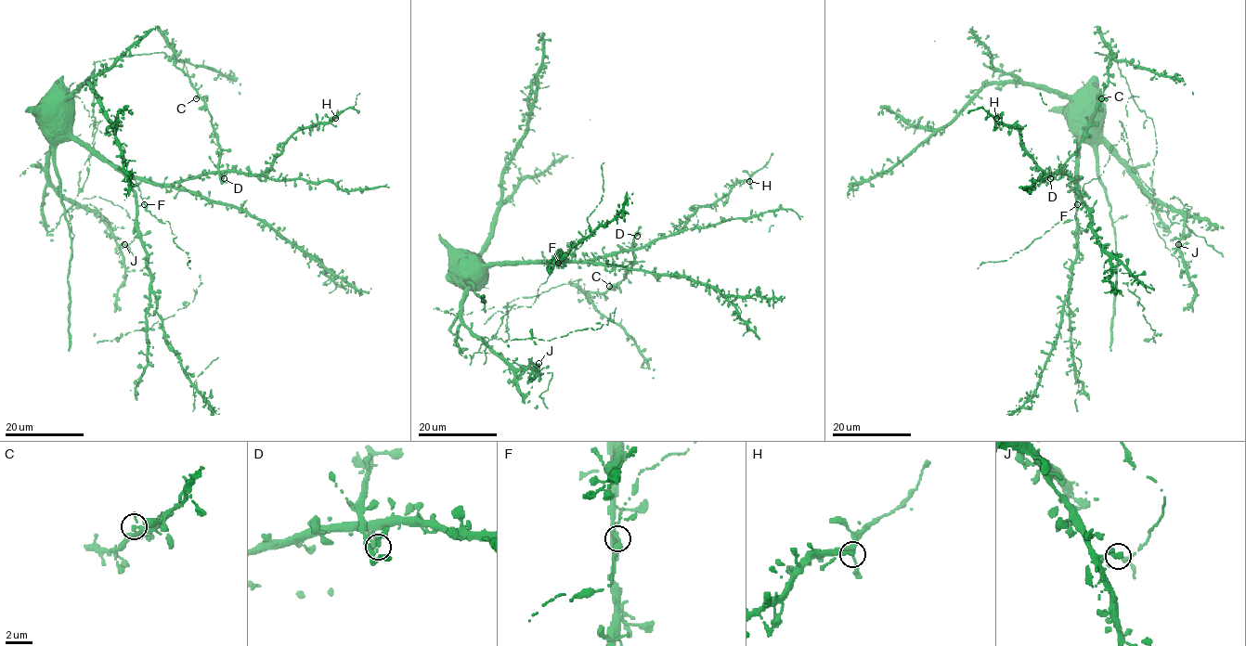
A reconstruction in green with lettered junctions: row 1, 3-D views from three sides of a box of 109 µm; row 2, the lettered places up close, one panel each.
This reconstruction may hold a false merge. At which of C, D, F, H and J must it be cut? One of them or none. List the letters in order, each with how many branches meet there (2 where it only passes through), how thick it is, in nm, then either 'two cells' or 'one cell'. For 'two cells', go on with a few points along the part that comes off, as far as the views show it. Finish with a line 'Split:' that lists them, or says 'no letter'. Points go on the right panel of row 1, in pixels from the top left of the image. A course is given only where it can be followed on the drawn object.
C: 3 | 200 nm | one cell
D: 3 | 200 nm | one cell
F: 3 | 240 nm | two cells
H: 3 | 340 nm | one cell
J: 2 | 260 nm | one cell
Split: F

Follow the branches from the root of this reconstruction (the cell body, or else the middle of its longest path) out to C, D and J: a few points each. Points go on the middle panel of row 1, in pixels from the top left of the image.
C: (463, 278), (465, 274), (478, 271), (483, 266), (587, 263), (631, 249), (633, 264), (620, 282), (609, 286)
D: (463, 278), (465, 274), (478, 271), (483, 266), (596, 260), (630, 251), (632, 239), (637, 236)
J: (463, 278), (463, 322), (512, 368), (525, 368), (538, 363)

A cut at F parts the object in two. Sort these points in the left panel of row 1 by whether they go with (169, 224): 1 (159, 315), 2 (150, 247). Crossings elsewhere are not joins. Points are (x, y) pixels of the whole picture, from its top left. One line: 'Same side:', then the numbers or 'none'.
Same side: none

